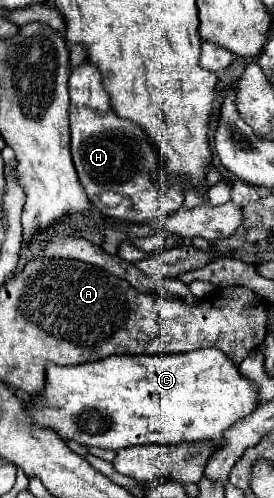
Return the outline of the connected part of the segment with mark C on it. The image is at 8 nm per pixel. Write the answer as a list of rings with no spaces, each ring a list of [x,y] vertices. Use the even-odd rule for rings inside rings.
[[[202,348],[194,352],[184,352],[184,354],[170,354],[170,356],[160,356],[160,354],[142,354],[142,356],[108,356],[98,362],[88,362],[88,364],[78,364],[78,366],[58,366],[58,364],[48,364],[46,366],[46,388],[40,396],[32,396],[32,400],[26,404],[34,422],[38,426],[48,426],[58,432],[60,438],[70,438],[76,440],[78,444],[84,446],[100,446],[100,448],[110,448],[110,450],[120,450],[128,446],[138,446],[138,444],[178,444],[178,442],[200,442],[200,440],[222,440],[222,432],[230,428],[236,420],[248,416],[256,406],[258,406],[258,386],[246,378],[240,368],[222,352],[216,348]]]

